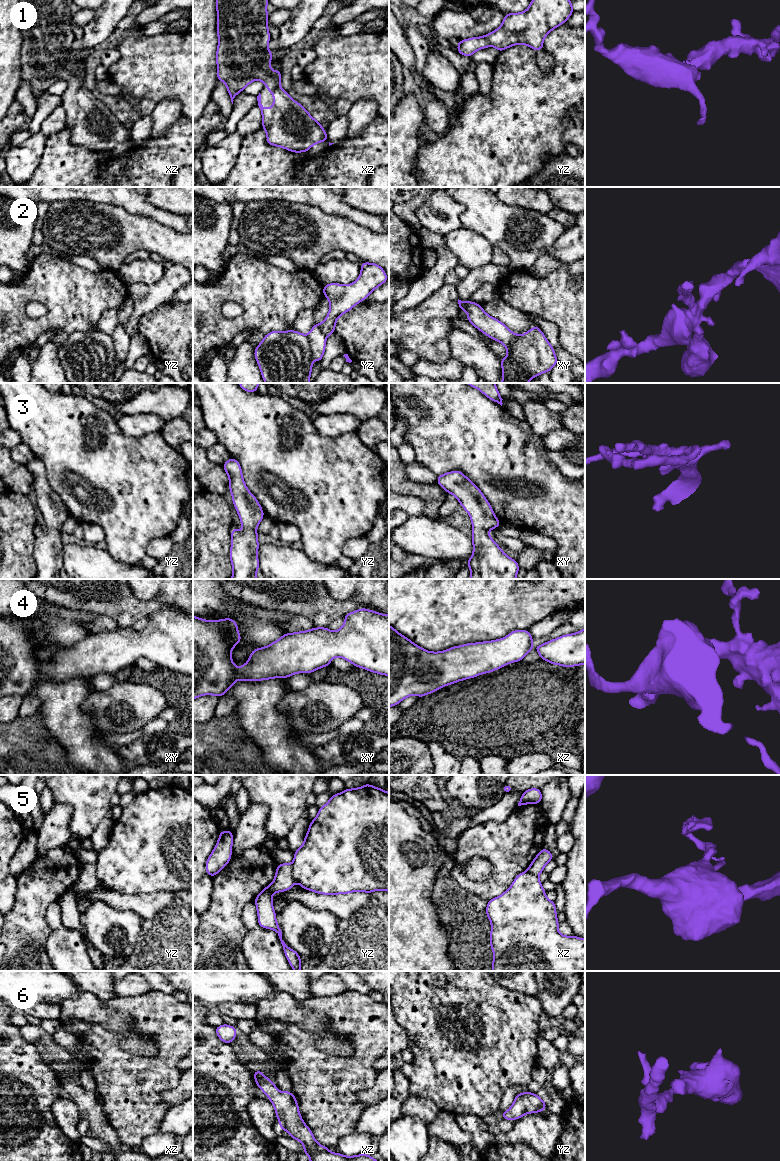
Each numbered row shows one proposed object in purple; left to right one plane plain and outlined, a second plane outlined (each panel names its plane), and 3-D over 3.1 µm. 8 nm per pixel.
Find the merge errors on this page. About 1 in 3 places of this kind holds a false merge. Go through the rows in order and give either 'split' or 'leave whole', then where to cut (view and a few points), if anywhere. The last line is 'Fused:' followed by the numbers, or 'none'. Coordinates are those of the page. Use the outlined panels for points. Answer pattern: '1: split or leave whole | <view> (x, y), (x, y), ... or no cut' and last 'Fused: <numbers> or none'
1: leave whole | no cut
2: split | yz (306, 335), (313, 357)
3: leave whole | no cut
4: leave whole | no cut
5: split | yz (291, 864), (295, 881)
6: leave whole | no cut
Fused: 2, 5

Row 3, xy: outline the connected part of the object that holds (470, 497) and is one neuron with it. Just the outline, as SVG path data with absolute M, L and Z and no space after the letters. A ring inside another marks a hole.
M455 470L437 476L437 483L446 493L453 494L470 516L473 527L471 537L473 543L473 554L466 563L470 568L469 579L516 579L520 569L516 560L507 556L498 544L489 536L490 529L498 528L501 522L497 519L493 509L481 490L464 475L464 473Z

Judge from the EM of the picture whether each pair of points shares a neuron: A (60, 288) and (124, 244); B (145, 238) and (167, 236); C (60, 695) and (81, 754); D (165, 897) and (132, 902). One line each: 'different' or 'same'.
A: different
B: same
C: same
D: same

